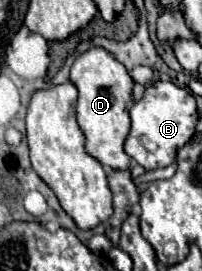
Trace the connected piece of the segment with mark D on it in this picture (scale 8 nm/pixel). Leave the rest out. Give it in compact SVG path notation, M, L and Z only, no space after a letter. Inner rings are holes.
M89 48L71 66L71 82L79 90L77 122L85 132L87 152L107 168L129 168L131 158L125 154L123 142L131 128L129 108L133 106L133 78L127 68L105 48Z

